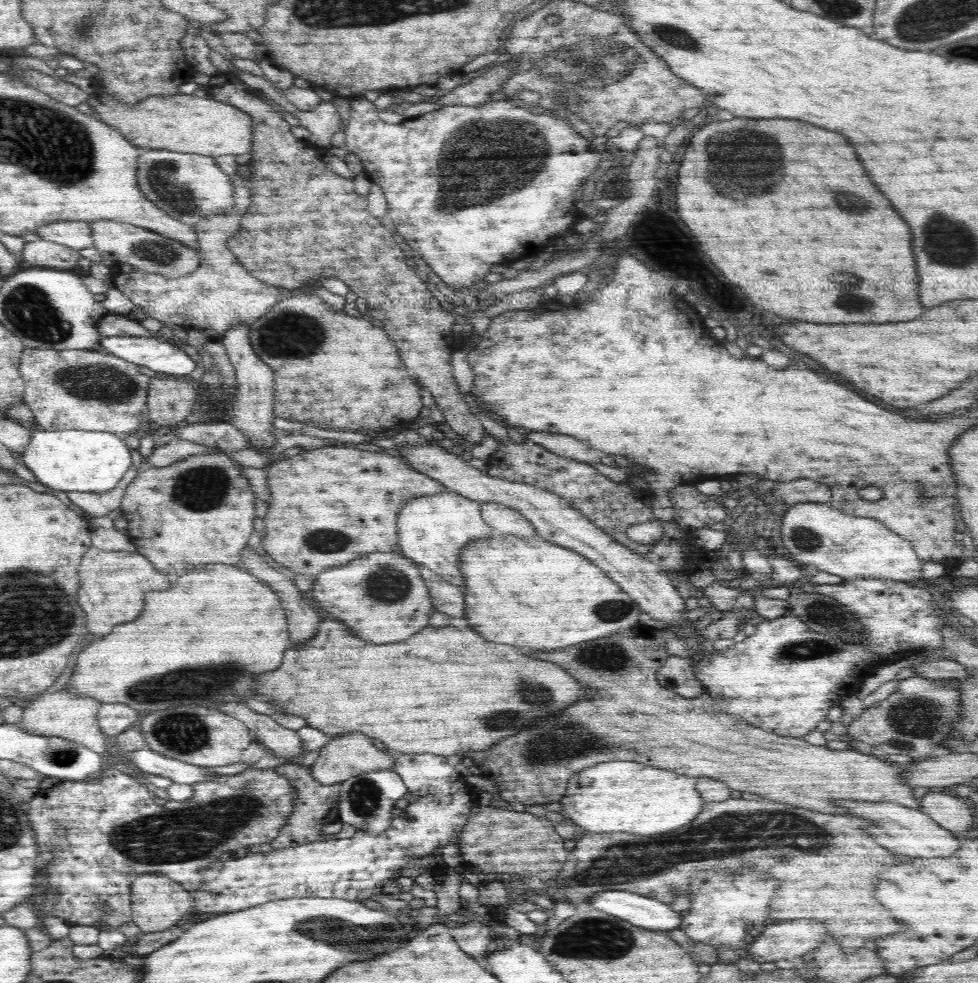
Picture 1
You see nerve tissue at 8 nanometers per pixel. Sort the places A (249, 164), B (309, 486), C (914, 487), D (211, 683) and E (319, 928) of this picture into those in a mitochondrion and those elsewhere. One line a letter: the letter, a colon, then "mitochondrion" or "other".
A: other
B: other
C: mitochondrion
D: mitochondrion
E: mitochondrion

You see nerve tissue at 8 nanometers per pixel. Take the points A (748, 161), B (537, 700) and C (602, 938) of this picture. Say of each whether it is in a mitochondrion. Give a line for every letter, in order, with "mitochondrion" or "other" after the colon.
A: mitochondrion
B: mitochondrion
C: mitochondrion

